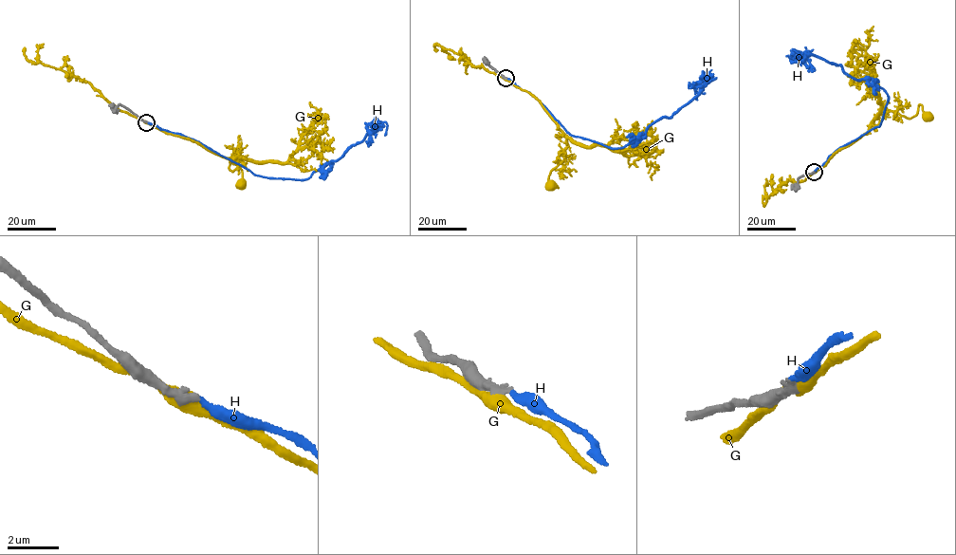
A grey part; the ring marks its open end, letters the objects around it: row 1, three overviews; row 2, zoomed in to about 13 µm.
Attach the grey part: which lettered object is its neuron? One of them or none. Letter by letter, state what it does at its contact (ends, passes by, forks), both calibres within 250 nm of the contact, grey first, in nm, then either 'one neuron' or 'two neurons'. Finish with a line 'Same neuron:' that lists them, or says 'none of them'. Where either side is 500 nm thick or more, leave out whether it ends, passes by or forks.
G: it passes by; 380 nm thick on the grey side, 360 nm on the other; two neurons
H: it ends there; 280 nm thick on the grey side, 200 nm on the other; two neurons
Same neuron: none of them

